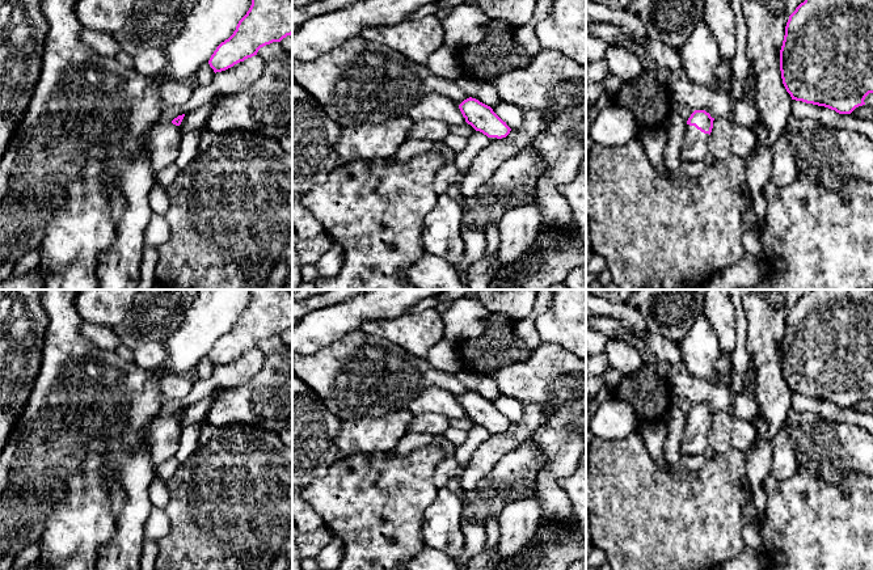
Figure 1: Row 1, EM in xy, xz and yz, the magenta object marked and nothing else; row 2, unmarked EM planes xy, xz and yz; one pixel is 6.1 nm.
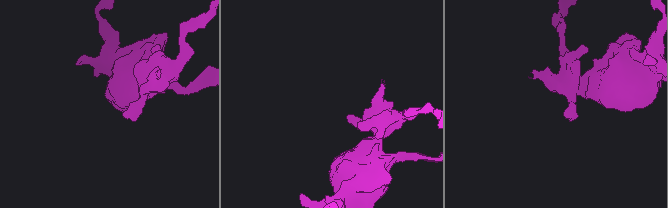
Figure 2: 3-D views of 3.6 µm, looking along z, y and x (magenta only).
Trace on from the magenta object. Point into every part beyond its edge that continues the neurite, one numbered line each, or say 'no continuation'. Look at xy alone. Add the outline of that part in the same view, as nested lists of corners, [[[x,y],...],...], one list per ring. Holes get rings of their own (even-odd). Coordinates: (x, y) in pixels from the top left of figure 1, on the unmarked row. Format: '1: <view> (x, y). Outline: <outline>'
1: xy (161, 439). Outline: [[[172,415],[155,419],[143,432],[142,447],[147,451],[155,469],[176,456],[181,432],[178,419]]]

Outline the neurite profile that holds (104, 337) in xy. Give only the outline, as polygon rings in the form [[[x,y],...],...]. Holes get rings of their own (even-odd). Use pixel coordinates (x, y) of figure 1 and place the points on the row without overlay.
[[[90,322],[81,324],[81,335],[100,346],[101,349],[114,351],[122,342],[113,328],[96,325]]]

